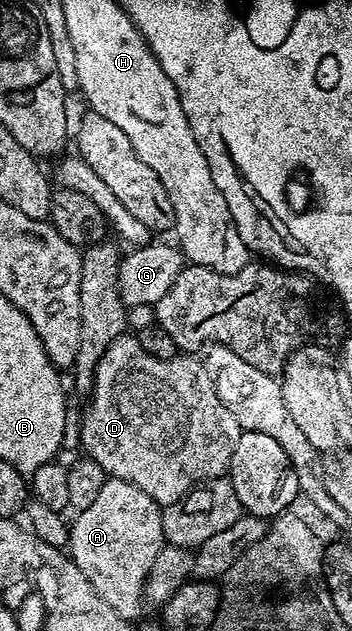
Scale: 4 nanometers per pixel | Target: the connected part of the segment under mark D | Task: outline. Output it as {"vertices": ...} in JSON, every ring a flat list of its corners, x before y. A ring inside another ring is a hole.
{"vertices":[[124,333,112,342,108,352,104,352,104,356,100,356,100,364,94,373,94,388,88,395,90,403,87,404,86,411,82,414,82,446,86,449,83,450,85,457,96,460,96,464,100,464,100,468,104,468,107,476,136,484,136,488,140,488,140,492,144,492,152,501,157,502,159,507,180,500,189,490,193,490,195,486,200,486,204,482,209,482,212,478,223,477,230,469,232,452,236,452,236,440,240,440,243,431,242,426,236,424,236,416,232,416,232,412,228,412,228,408,224,408,220,396,216,396,214,381,205,365,199,359,197,362,194,358,197,357,179,356,160,360,156,356,148,356,148,352,144,352,144,348,140,348,137,337,133,333]]}

